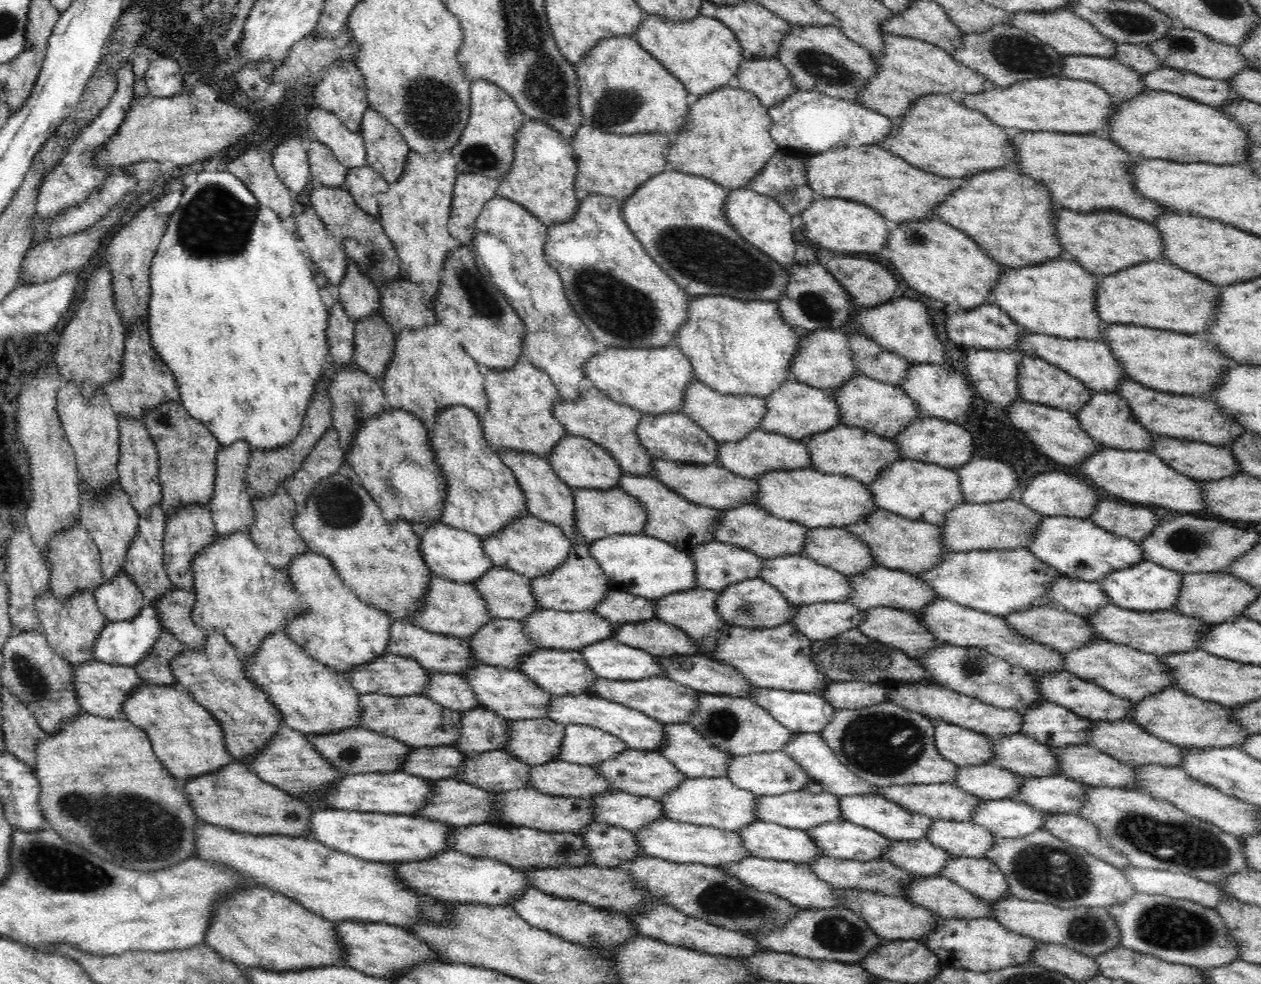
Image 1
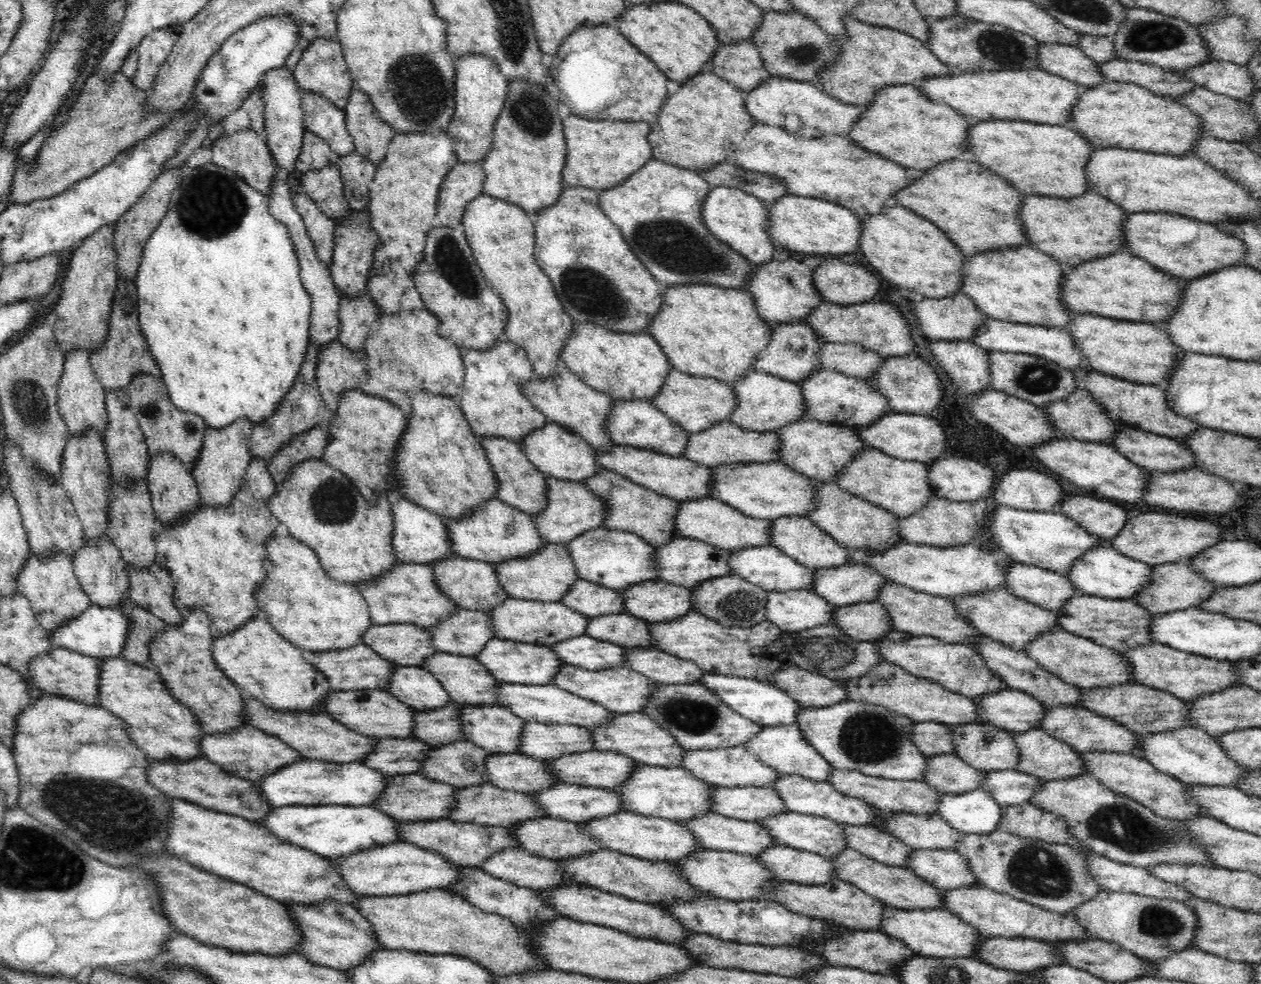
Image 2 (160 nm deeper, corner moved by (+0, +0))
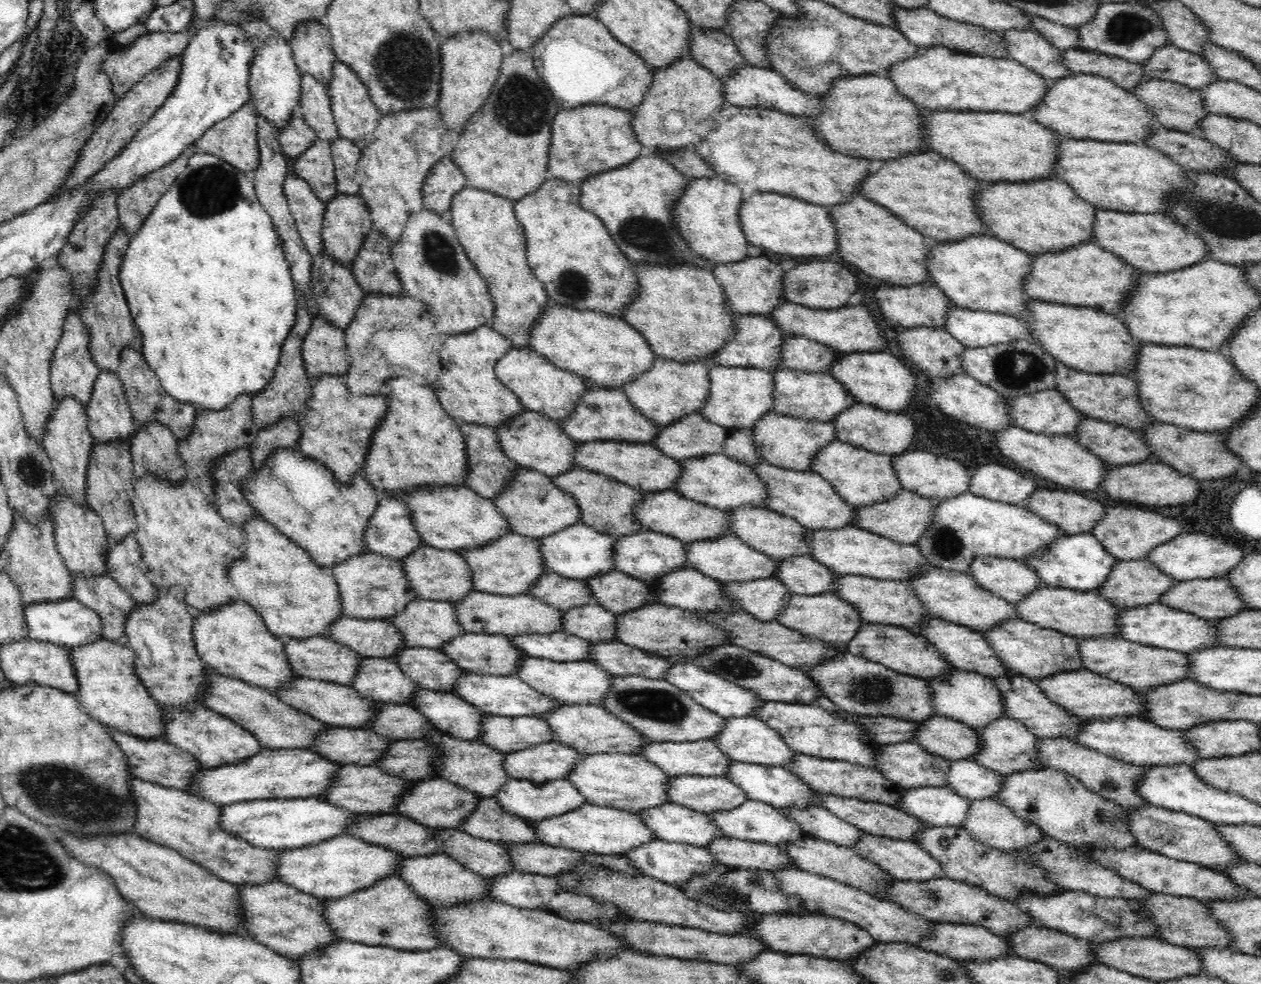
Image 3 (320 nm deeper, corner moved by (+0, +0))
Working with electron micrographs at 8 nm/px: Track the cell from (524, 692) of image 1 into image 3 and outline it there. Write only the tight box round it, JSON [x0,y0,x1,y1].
[392,648,466,694]

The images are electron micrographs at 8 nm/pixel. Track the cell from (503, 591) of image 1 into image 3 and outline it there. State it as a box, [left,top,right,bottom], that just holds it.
[401,545,474,601]

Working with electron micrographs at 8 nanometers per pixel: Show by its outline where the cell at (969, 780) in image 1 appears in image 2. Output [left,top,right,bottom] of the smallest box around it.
[922,754,983,794]

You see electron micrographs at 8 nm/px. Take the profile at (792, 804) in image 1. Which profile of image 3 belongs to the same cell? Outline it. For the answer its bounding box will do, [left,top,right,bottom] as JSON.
[667,774,747,813]

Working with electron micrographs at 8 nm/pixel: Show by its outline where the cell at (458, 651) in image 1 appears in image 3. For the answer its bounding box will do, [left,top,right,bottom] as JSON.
[329,615,408,659]

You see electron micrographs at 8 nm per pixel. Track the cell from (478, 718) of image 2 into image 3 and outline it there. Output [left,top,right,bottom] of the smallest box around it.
[409,689,488,742]

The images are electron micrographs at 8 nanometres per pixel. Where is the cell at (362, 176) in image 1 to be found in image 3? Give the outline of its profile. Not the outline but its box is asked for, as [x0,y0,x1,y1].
[329,138,362,195]

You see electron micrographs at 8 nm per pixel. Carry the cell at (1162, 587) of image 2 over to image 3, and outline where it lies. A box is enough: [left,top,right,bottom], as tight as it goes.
[1095,560,1178,607]

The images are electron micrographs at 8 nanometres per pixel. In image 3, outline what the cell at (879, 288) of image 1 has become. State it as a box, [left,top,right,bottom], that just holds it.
[783,261,860,309]

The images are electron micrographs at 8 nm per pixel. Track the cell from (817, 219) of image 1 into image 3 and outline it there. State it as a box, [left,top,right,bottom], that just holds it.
[739,191,837,256]

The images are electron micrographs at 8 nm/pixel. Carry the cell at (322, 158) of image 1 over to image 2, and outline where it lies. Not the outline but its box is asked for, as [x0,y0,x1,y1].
[290,129,339,178]

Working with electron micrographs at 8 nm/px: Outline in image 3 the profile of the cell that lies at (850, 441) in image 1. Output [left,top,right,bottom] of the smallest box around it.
[752,411,836,471]

